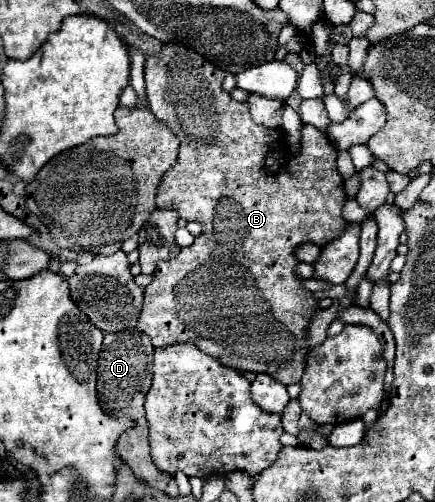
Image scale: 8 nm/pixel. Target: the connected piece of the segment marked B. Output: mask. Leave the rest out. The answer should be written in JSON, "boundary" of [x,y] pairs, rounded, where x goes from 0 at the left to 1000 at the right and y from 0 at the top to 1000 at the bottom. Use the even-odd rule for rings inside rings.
{"boundary":[[[379,90],[370,110],[361,110],[356,118],[338,118],[333,122],[333,169],[338,169],[338,197],[343,197],[343,213],[356,229],[356,237],[366,237],[375,249],[384,249],[389,261],[398,261],[411,277],[411,313],[402,321],[402,329],[393,333],[393,341],[384,341],[375,349],[375,365],[366,369],[361,376],[361,412],[384,412],[384,416],[398,416],[411,424],[416,436],[425,440],[453,440],[467,448],[467,464],[448,476],[444,488],[434,492],[421,492],[416,504],[402,512],[402,516],[389,516],[389,520],[366,520],[361,524],[361,536],[356,536],[356,556],[347,568],[333,572],[333,600],[329,600],[329,616],[324,616],[324,627],[320,627],[320,643],[315,651],[324,651],[329,663],[338,663],[347,671],[347,683],[356,695],[379,695],[389,687],[402,687],[402,683],[448,683],[467,703],[503,715],[513,727],[522,731],[536,731],[536,735],[549,735],[549,739],[582,739],[582,743],[618,743],[632,759],[651,763],[651,767],[664,767],[664,763],[687,763],[697,739],[701,739],[701,707],[706,707],[706,655],[710,655],[710,643],[715,635],[738,620],[733,616],[733,596],[720,592],[715,580],[706,580],[697,572],[697,556],[687,548],[678,548],[678,532],[687,528],[687,516],[678,512],[678,496],[697,484],[720,484],[720,488],[733,488],[743,492],[747,484],[766,480],[770,472],[779,472],[793,456],[793,440],[784,432],[784,416],[789,416],[789,404],[798,400],[798,388],[793,388],[793,376],[789,376],[789,353],[779,349],[775,341],[775,297],[761,289],[761,281],[752,277],[747,265],[738,265],[733,257],[724,257],[720,249],[697,249],[692,253],[692,293],[687,301],[664,301],[660,293],[660,277],[655,277],[655,261],[632,253],[632,257],[618,257],[618,253],[605,253],[605,249],[591,249],[572,225],[572,209],[568,205],[554,205],[554,201],[540,201],[517,177],[513,177],[513,153],[517,153],[517,141],[485,129],[480,122],[471,122],[467,114],[457,114],[448,102],[430,102],[411,90]],[[632,297],[646,297],[646,309],[651,309],[651,329],[628,341],[628,345],[614,345],[614,333],[609,333],[609,321],[614,313],[632,301]],[[591,683],[600,687],[641,687],[637,695],[609,703],[609,711],[591,711]]]}

